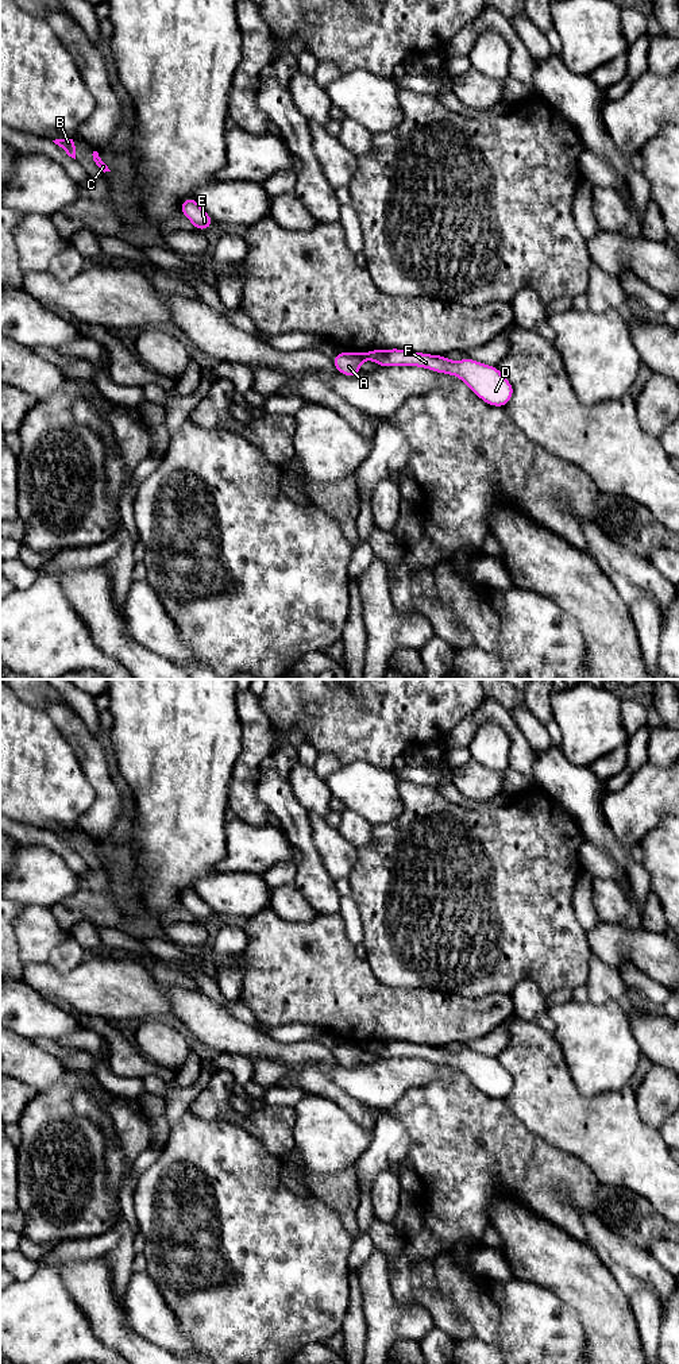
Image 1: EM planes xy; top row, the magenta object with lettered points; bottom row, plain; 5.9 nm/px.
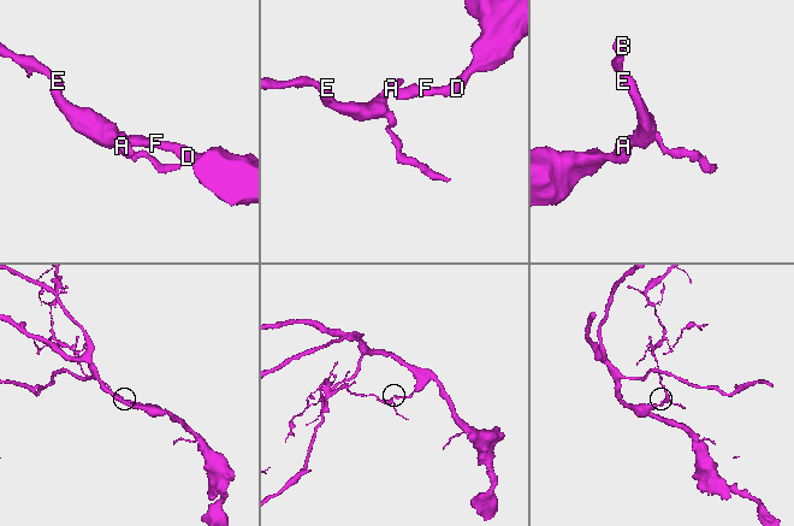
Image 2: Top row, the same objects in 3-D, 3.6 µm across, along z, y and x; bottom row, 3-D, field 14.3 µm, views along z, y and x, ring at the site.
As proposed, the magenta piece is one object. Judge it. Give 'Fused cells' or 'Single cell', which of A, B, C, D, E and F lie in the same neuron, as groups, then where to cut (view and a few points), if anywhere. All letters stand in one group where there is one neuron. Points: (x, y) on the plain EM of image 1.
Fused cells. Groups: A B C E / D F. Split along xy (359, 1045), (365, 1051)

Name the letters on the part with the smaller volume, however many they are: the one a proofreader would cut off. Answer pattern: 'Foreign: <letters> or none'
Foreign: A, B, C, E

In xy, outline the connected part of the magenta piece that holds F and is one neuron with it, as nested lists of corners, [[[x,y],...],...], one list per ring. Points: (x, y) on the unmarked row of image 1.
[[[370,1041],[360,1044],[364,1052],[377,1053],[381,1059],[417,1057],[436,1064],[459,1068],[482,1093],[504,1099],[513,1088],[512,1075],[497,1057],[489,1057],[474,1051],[450,1052],[445,1047],[429,1047],[409,1041]]]

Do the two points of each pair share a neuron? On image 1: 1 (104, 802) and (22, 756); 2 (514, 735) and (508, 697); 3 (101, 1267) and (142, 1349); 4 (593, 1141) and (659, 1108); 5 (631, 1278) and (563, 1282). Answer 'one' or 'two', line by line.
1: two
2: two
3: one
4: two
5: two

